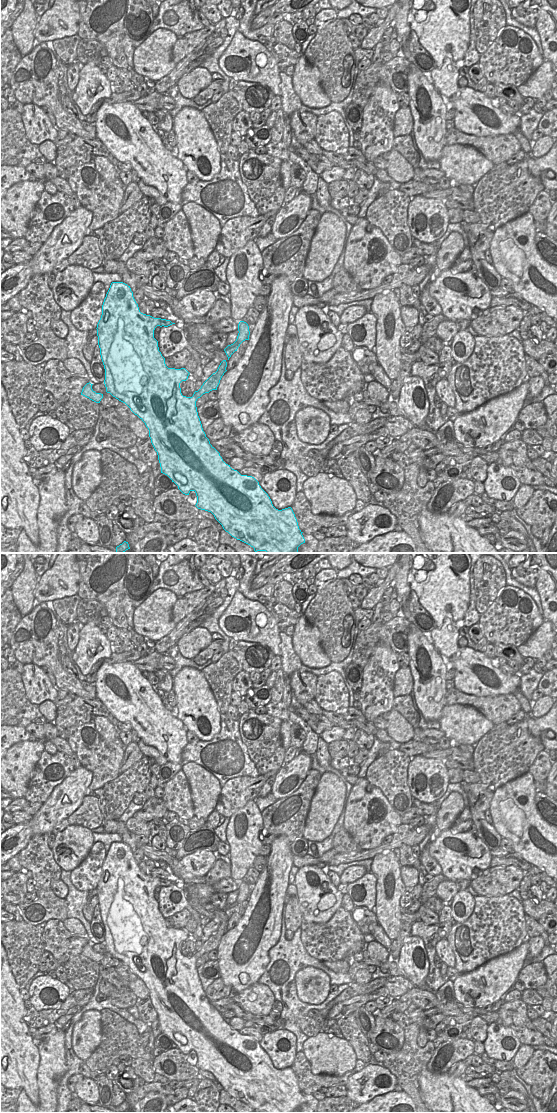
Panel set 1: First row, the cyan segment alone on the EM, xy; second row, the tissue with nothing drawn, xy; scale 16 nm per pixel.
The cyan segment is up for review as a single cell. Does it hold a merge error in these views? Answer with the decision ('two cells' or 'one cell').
one cell

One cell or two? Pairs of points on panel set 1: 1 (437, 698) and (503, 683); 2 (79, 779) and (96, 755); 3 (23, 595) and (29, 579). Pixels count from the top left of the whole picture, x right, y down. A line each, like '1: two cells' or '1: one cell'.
1: two cells
2: two cells
3: one cell

